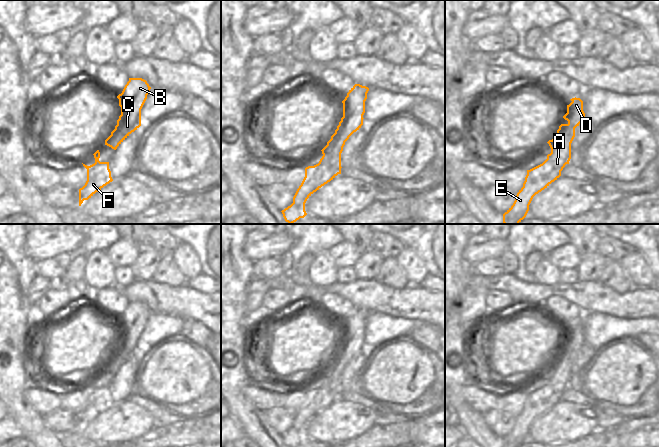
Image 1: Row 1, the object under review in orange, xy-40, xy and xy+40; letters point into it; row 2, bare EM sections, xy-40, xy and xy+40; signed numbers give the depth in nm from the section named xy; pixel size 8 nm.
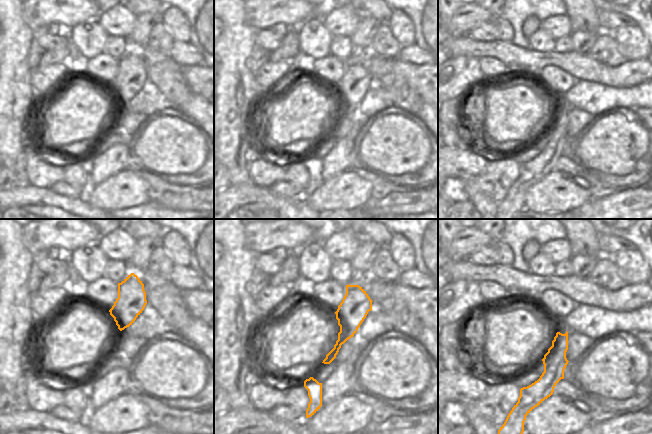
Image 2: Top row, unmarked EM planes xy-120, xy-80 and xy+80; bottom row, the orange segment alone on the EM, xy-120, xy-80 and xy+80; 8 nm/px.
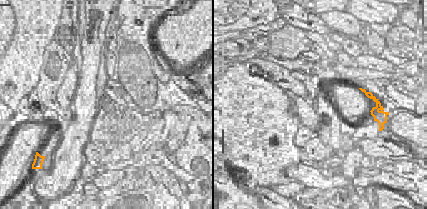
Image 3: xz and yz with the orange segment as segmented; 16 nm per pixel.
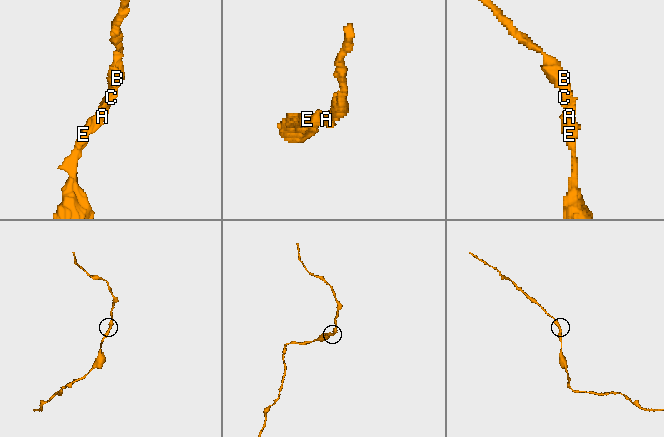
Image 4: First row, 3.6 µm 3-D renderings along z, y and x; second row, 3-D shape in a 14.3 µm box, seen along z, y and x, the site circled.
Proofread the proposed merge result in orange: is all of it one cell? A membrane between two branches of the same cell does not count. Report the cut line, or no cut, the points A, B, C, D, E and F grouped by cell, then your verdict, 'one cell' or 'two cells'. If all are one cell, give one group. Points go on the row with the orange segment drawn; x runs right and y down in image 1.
cut none; groups A B C D E F; one cell

